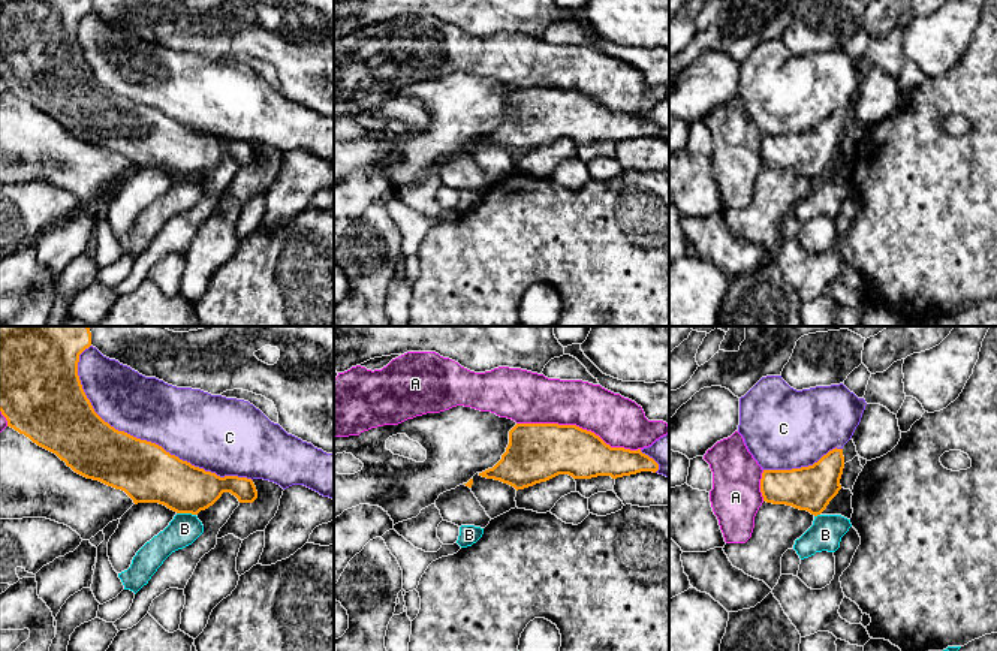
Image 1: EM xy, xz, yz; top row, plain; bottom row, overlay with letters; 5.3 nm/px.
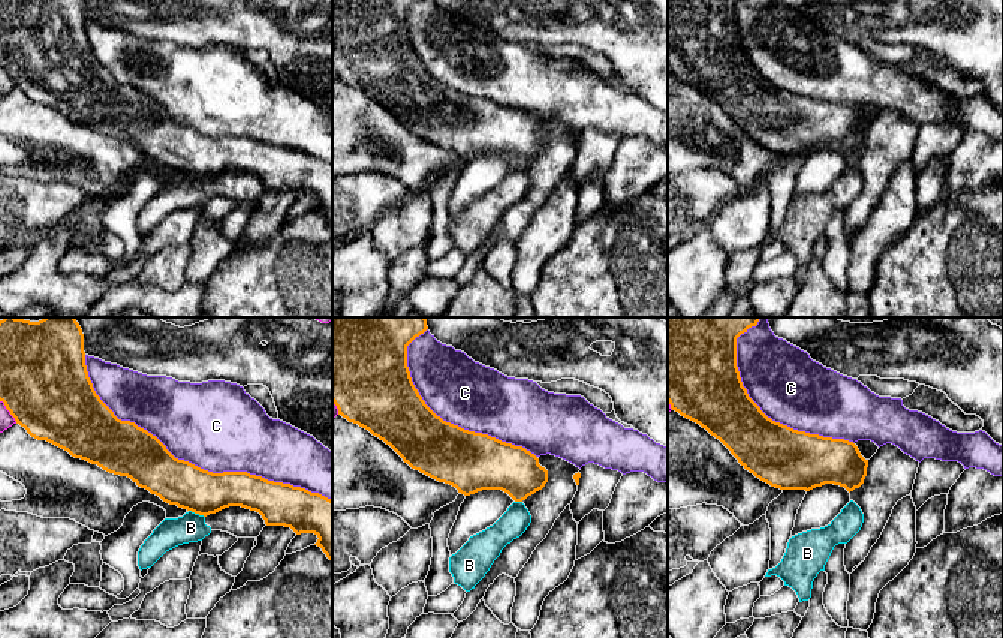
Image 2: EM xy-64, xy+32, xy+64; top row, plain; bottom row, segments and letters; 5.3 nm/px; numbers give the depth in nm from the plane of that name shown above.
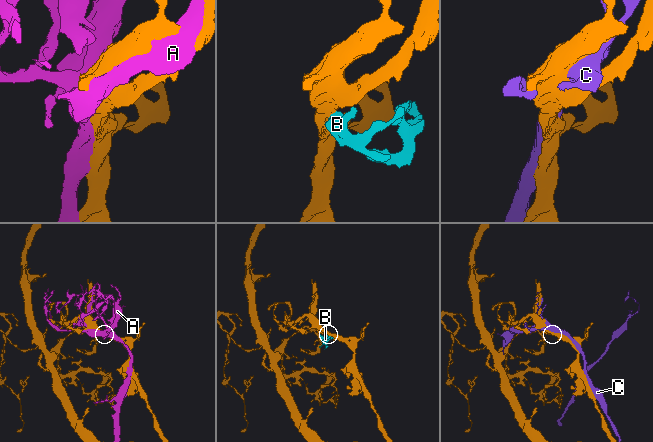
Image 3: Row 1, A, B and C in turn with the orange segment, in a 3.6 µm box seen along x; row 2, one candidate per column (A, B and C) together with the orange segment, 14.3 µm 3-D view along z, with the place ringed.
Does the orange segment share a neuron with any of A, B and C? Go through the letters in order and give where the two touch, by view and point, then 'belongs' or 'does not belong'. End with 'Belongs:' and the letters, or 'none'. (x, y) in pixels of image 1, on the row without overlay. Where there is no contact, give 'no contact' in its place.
A: meets orange in xz at (578, 92); does not belong
B: meets orange in xy at (186, 177); does not belong
C: meets orange in xy at (145, 105); does not belong
Belongs: none

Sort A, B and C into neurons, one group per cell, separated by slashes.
A / B / C

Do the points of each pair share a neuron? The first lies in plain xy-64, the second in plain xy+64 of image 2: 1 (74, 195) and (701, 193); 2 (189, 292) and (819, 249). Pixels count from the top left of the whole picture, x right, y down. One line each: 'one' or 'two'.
1: one
2: one

